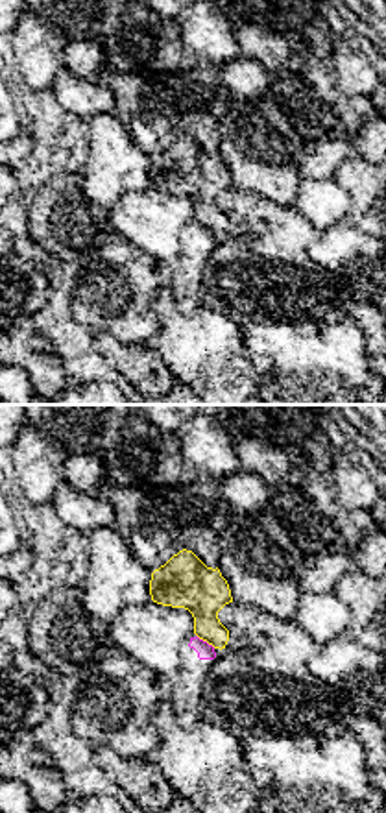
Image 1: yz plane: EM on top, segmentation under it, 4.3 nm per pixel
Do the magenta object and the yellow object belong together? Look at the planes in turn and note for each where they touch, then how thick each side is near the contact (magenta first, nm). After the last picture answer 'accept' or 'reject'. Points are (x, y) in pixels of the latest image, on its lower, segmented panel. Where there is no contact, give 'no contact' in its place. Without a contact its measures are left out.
meets magenta at (205, 642); 70 nm thick on the magenta side, 220 nm on the other

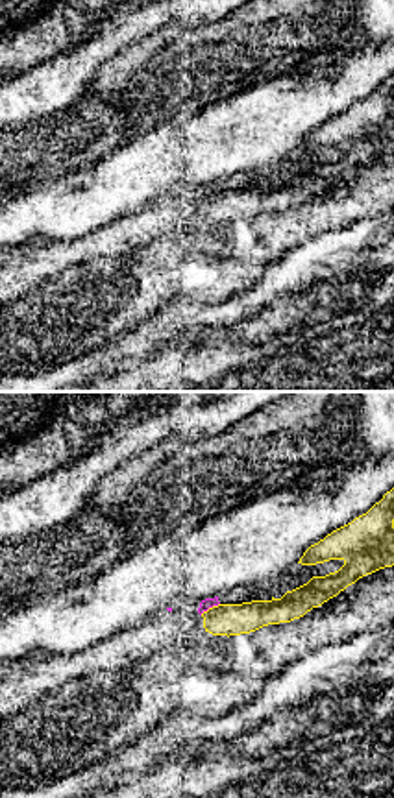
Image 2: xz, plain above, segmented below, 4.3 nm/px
meets magenta at (209, 606); 50 nm thick on the magenta side, 140 nm on the other

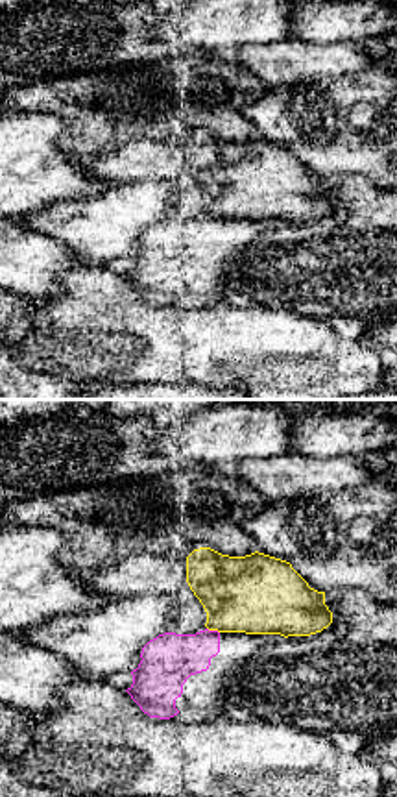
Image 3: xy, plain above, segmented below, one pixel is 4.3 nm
meets magenta at (213, 631); 220 nm thick on the magenta side, 360 nm on the other

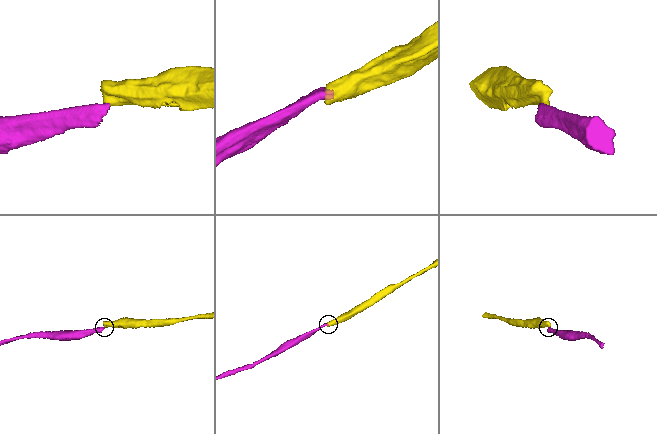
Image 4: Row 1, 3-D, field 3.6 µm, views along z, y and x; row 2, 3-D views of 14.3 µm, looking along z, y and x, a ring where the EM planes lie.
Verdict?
reject

